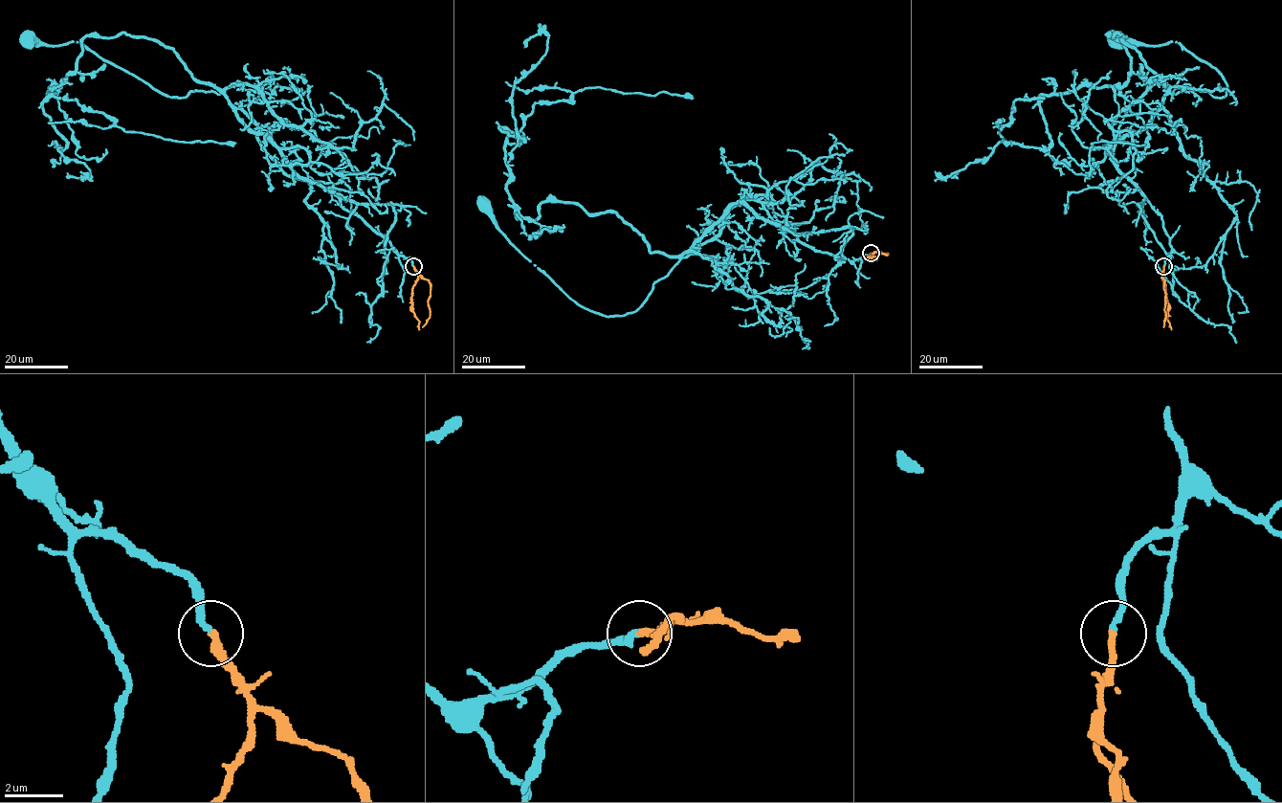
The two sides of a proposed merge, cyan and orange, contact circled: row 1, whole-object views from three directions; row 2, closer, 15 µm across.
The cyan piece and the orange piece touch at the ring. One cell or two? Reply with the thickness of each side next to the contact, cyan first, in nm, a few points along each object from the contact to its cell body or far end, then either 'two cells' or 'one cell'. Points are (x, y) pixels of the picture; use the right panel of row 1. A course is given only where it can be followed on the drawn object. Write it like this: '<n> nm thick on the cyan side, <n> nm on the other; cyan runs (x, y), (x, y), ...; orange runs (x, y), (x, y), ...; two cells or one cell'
220 nm thick on the cyan side, 240 nm on the other; cyan runs (1164, 267), (1171, 246), (1162, 219), (1113, 150), (1169, 92), (1224, 97), (1226, 83), (1178, 42), (1116, 40); orange runs (1164, 267), (1163, 327); one cell

